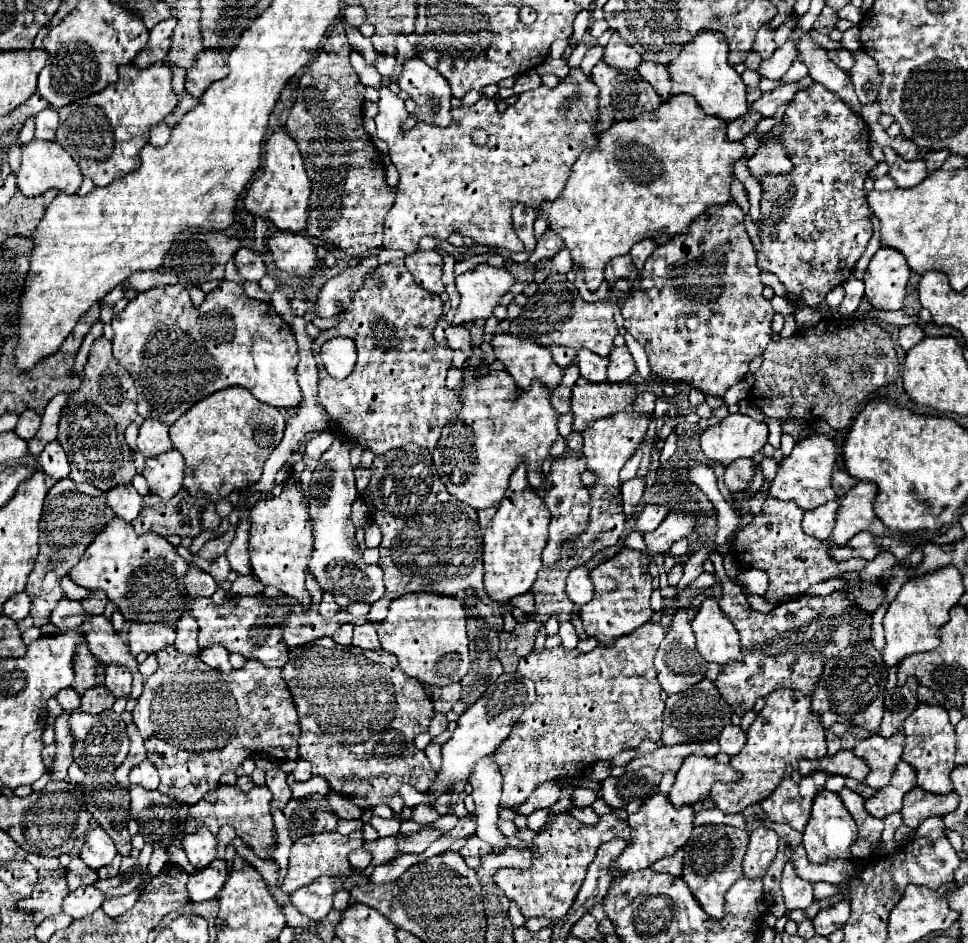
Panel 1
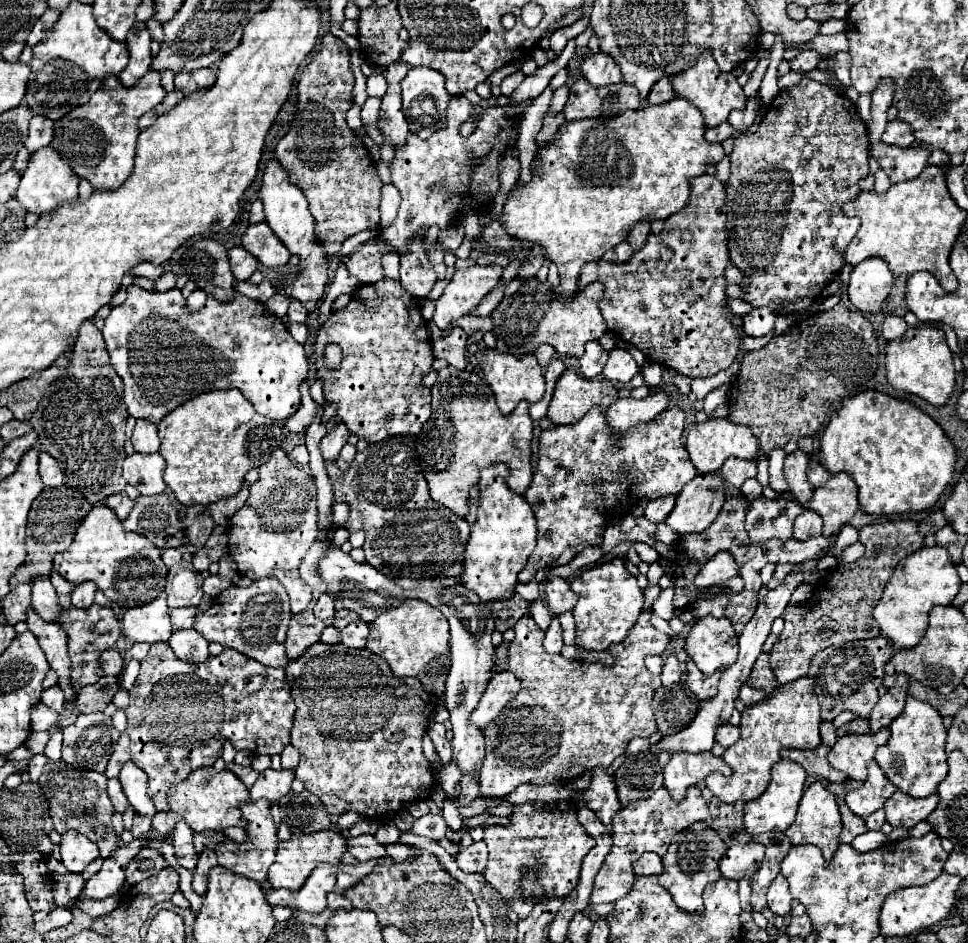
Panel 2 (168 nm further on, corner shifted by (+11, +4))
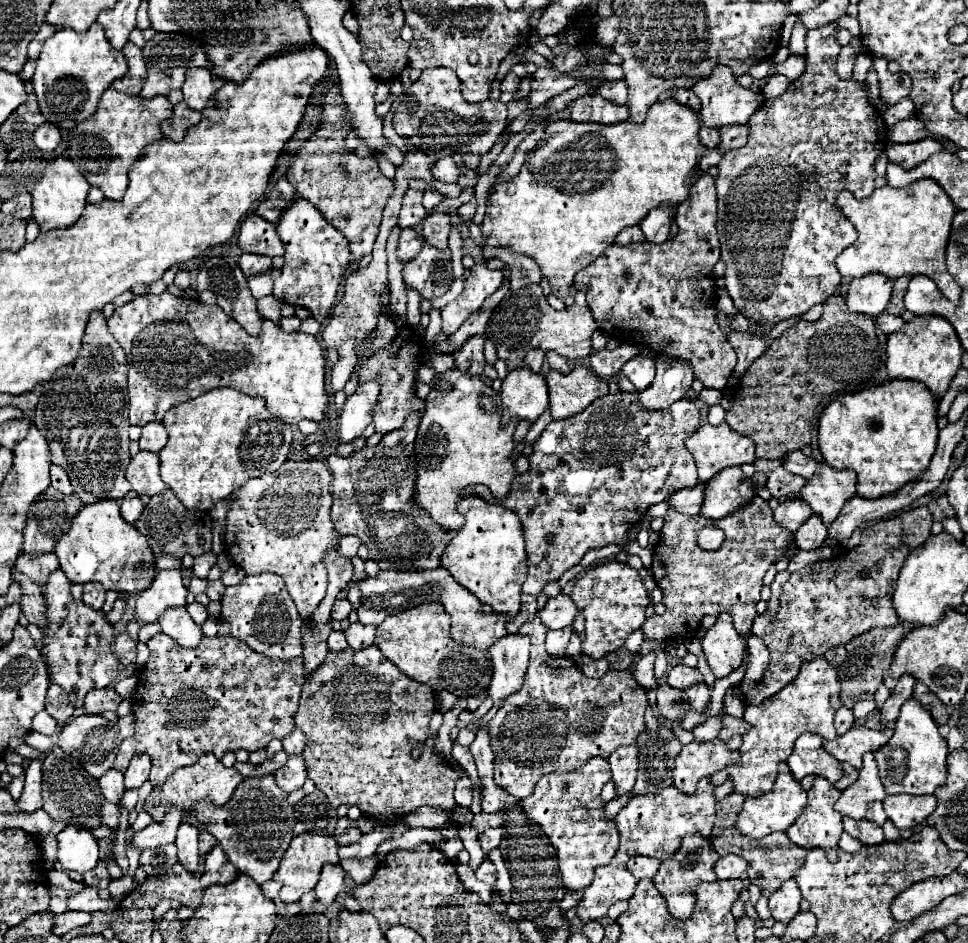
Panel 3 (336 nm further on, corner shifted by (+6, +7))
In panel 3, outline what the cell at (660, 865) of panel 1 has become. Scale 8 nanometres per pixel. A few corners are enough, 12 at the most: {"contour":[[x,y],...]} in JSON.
{"contour":[[632,856],[628,870],[638,878],[654,878],[660,860]]}

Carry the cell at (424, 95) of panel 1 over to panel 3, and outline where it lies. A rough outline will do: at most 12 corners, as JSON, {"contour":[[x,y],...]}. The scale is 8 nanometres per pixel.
{"contour":[[428,68],[394,128],[424,152],[486,154],[506,104],[470,104],[456,72]]}

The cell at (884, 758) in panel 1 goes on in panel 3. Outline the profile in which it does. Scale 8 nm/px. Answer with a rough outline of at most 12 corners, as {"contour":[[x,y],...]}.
{"contour":[[854,726],[824,740],[836,760],[860,770],[862,756],[892,738],[892,728],[876,732]]}

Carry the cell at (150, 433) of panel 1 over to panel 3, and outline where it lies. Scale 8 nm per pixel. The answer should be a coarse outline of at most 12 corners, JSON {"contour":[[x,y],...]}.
{"contour":[[160,422],[142,426],[140,450],[160,452],[168,432]]}

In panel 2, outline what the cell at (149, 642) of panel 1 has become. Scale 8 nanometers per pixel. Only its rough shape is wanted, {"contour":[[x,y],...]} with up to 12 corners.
{"contour":[[167,593],[127,609],[129,641],[171,637]]}

